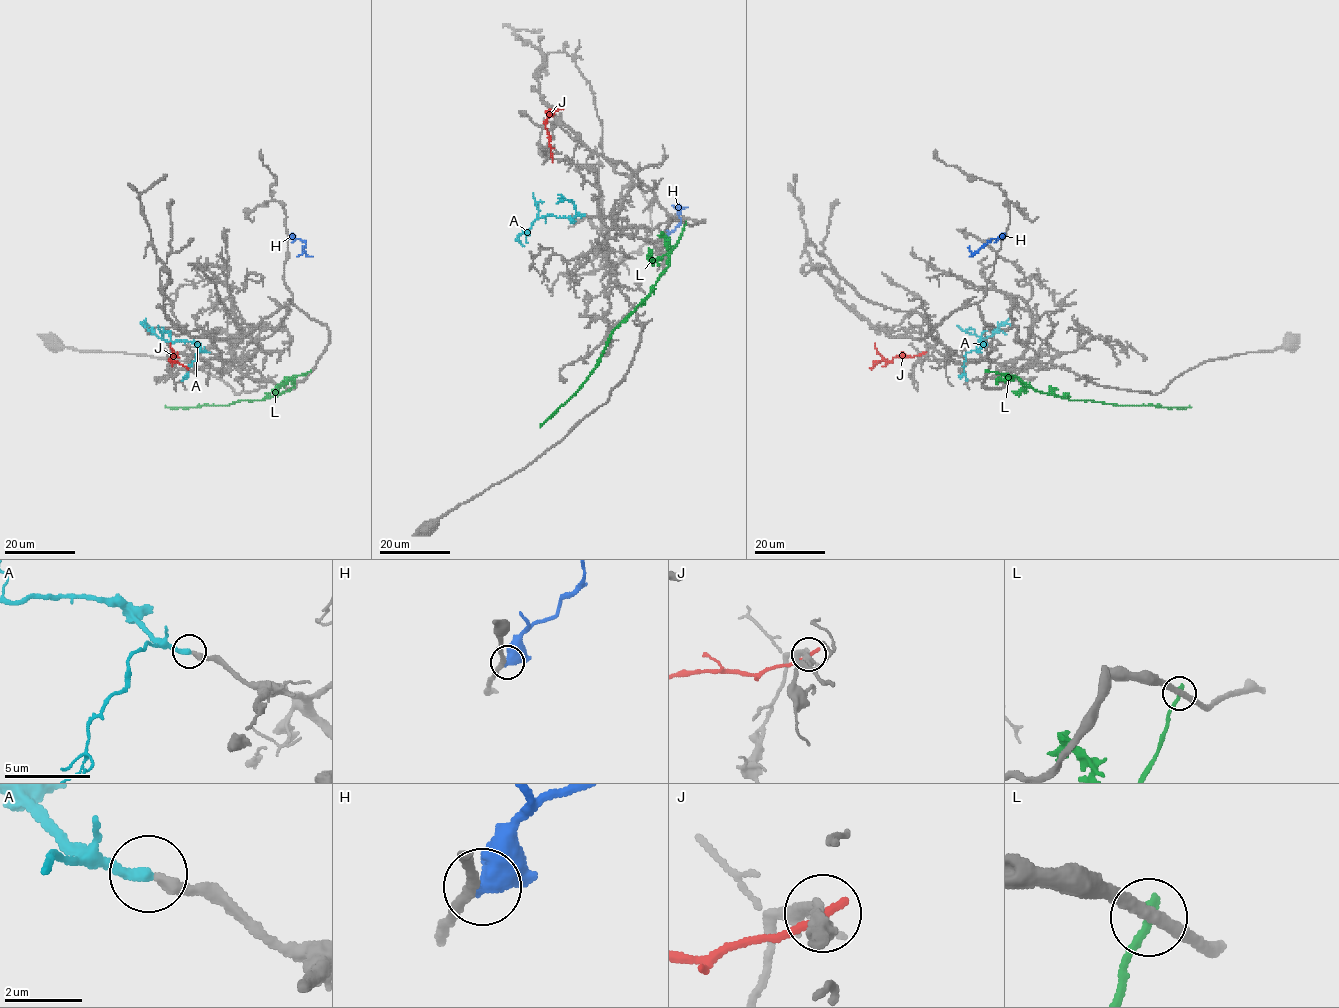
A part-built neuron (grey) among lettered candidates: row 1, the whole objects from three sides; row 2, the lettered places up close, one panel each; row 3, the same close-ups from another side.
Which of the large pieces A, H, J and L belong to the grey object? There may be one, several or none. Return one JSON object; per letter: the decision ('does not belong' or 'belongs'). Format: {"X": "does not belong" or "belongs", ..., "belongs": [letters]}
{"A": "belongs", "H": "does not belong", "J": "does not belong", "L": "does not belong", "belongs": ["A"]}

